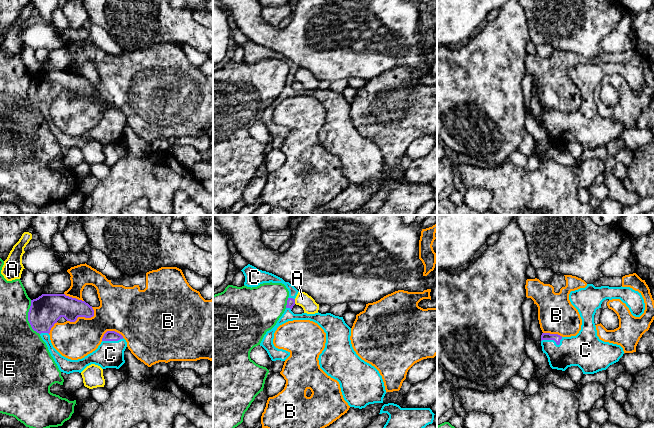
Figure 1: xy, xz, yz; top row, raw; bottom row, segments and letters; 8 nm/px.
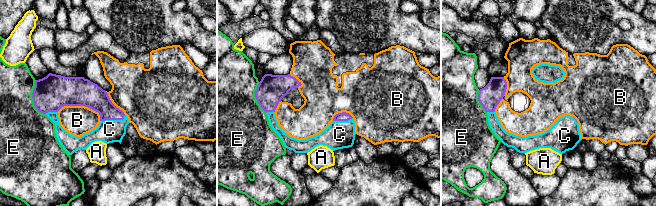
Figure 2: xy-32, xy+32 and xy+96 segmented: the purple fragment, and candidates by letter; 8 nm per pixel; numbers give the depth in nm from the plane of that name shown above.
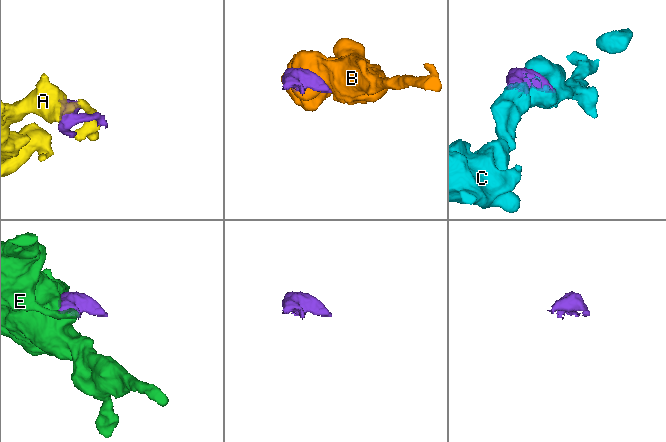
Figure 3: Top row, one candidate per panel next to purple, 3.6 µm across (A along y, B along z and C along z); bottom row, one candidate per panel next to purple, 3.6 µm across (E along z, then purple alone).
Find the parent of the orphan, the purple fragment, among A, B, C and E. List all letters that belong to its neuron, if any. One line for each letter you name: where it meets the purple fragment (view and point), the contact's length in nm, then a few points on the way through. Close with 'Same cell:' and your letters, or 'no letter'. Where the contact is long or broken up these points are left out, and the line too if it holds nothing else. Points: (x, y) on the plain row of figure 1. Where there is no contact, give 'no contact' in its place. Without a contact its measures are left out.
C: contact yz (553, 115); length 180 nm
Same cell: C

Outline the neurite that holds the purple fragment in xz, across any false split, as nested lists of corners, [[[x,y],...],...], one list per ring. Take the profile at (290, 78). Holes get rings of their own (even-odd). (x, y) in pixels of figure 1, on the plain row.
[[[250,40],[241,47],[245,52],[244,61],[247,63],[272,58],[284,60],[289,67],[284,89],[276,101],[266,108],[260,119],[272,137],[285,137],[290,132],[290,128],[278,125],[273,120],[274,109],[280,101],[293,96],[313,97],[326,109],[325,124],[318,134],[320,144],[339,158],[343,174],[348,181],[362,185],[369,180],[383,179],[386,166],[382,152],[374,142],[362,136],[354,127],[350,116],[351,104],[343,93],[319,88],[294,90],[291,86],[299,67],[292,60]]]

